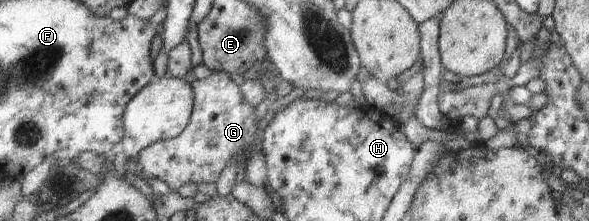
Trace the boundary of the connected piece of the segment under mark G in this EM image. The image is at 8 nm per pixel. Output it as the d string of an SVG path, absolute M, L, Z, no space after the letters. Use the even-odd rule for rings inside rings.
M214 72L192 84L196 99L188 127L174 139L162 140L143 149L125 168L141 171L141 177L160 179L173 191L186 183L218 183L230 161L248 153L248 181L258 187L268 187L269 173L259 137L259 117L254 106L246 101L241 86L228 77L228 72Z

